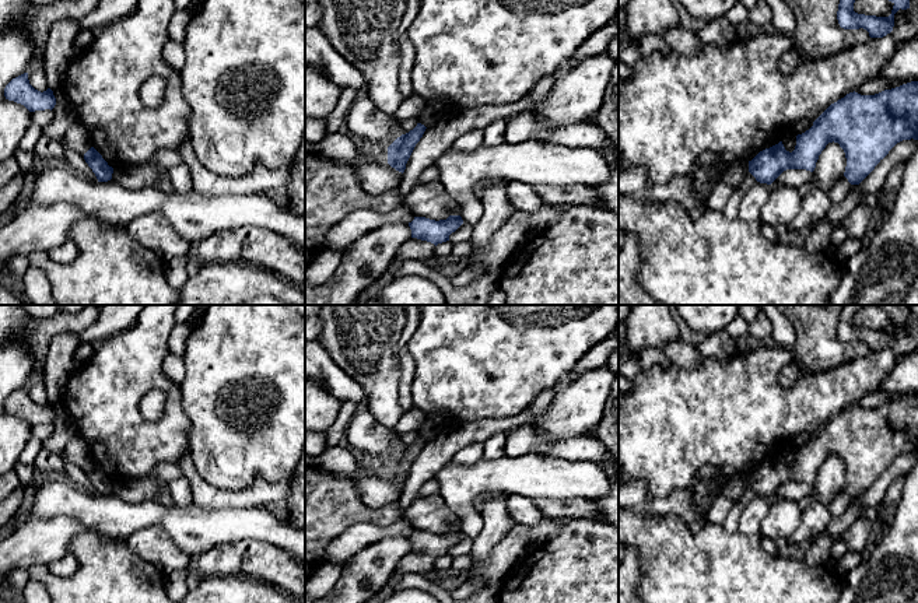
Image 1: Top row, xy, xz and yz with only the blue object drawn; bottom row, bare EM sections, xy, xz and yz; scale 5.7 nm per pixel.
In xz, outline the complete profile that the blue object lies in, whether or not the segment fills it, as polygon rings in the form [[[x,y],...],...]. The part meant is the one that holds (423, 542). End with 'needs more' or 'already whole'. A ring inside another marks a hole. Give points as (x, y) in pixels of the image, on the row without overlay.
[[[449,529],[446,533],[439,534],[414,530],[414,533],[409,536],[409,540],[411,543],[411,551],[427,554],[437,560],[438,557],[449,554],[449,548],[462,537],[463,533],[460,529]]] | already whole

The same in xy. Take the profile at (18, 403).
[[[28,386],[13,392],[4,402],[4,410],[8,414],[24,418],[29,425],[53,423],[56,411],[53,404],[48,402],[41,406],[35,403],[28,393]]] | already whole

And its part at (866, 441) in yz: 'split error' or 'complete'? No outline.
complete

